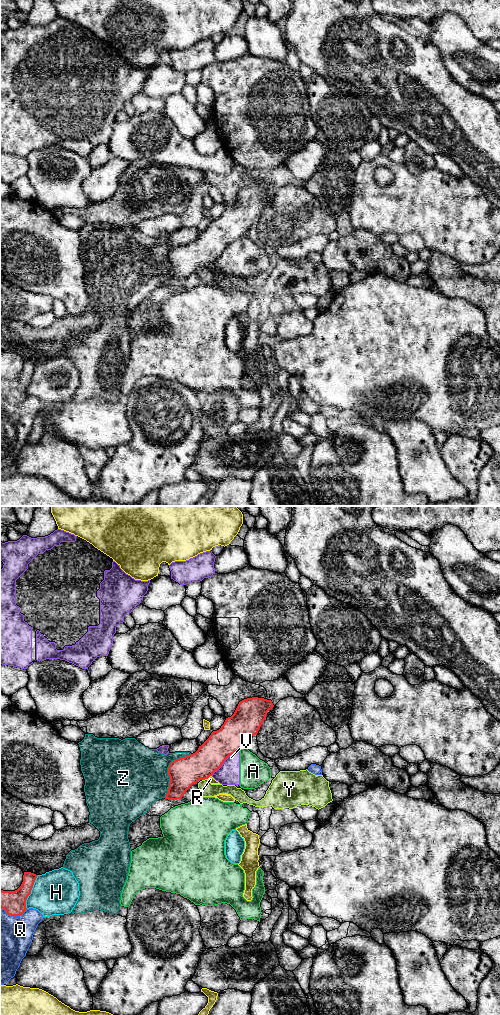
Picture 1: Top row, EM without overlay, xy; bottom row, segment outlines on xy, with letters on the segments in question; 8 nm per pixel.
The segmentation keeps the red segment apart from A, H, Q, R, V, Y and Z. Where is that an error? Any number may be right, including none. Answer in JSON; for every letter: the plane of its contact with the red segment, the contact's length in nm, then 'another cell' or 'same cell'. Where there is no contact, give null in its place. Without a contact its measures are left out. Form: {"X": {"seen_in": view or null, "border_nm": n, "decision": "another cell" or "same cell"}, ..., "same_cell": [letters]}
{"A": {"seen_in": "xy", "border_nm": 60, "decision": "another cell"}, "H": {"seen_in": "xy", "border_nm": 280, "decision": "another cell"}, "Q": {"seen_in": "xy", "border_nm": 220, "decision": "another cell"}, "R": {"seen_in": "xy", "border_nm": 50, "decision": "another cell"}, "V": {"seen_in": "xy", "border_nm": 320, "decision": "another cell"}, "Y": {"seen_in": "xy", "border_nm": 50, "decision": "another cell"}, "Z": {"seen_in": "xy", "border_nm": 420, "decision": "another cell"}, "same_cell": []}

